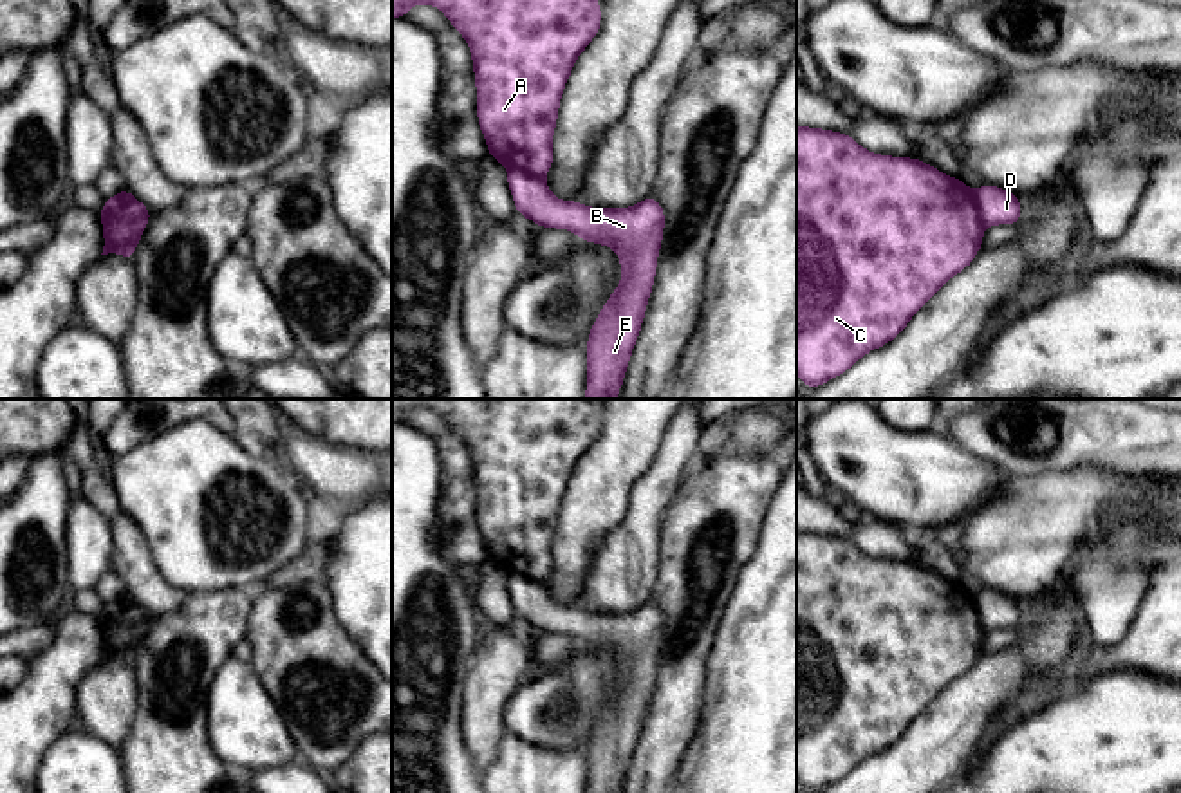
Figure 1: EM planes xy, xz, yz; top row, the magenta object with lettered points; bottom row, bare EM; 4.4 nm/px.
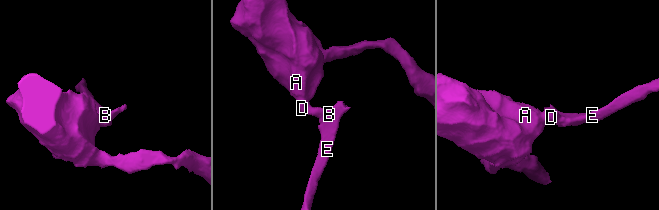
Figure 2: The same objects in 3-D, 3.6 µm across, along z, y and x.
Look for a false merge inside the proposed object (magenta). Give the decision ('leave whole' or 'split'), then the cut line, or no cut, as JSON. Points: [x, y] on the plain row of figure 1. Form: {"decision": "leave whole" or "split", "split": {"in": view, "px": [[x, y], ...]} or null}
{"decision": "split", "split": {"in": "xz", "px": [[510, 575], [520, 575], [542, 584]]}}

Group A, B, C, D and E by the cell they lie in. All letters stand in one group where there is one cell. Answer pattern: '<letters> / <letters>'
A C / B D E

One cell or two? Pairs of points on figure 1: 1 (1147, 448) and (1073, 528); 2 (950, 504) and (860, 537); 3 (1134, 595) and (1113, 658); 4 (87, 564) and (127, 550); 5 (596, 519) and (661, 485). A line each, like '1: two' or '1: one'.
1: two
2: two
3: two
4: two
5: two

